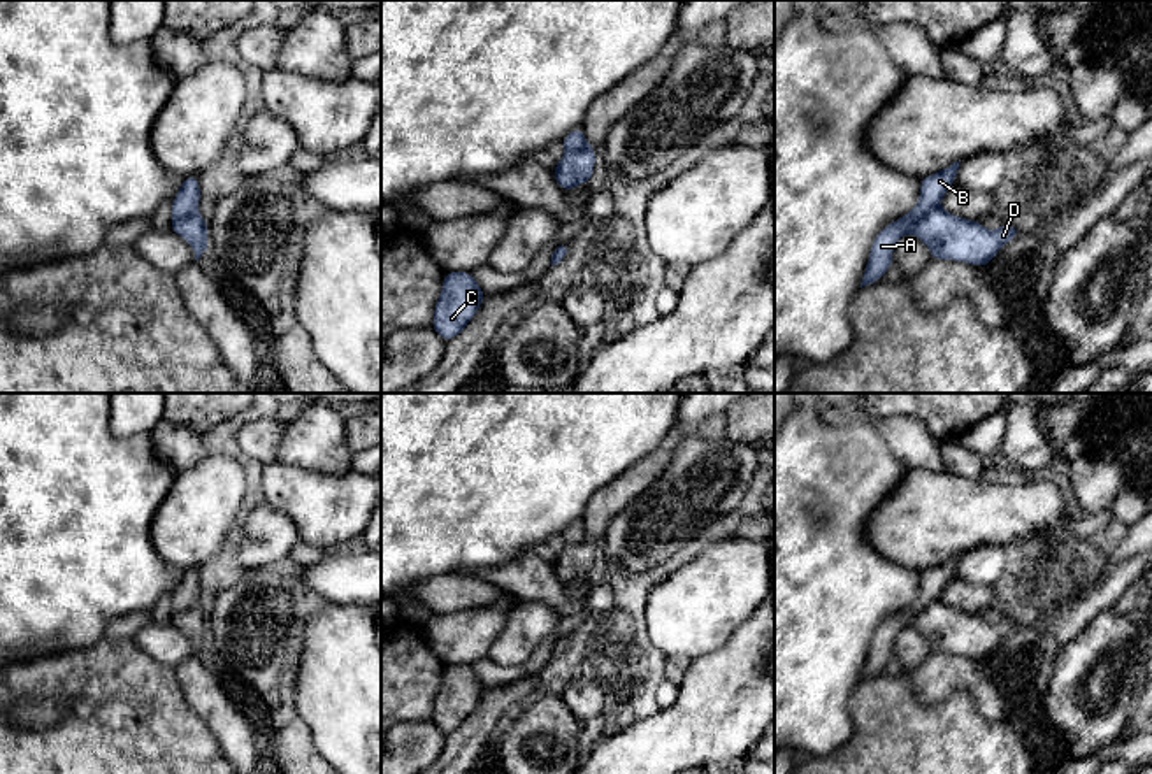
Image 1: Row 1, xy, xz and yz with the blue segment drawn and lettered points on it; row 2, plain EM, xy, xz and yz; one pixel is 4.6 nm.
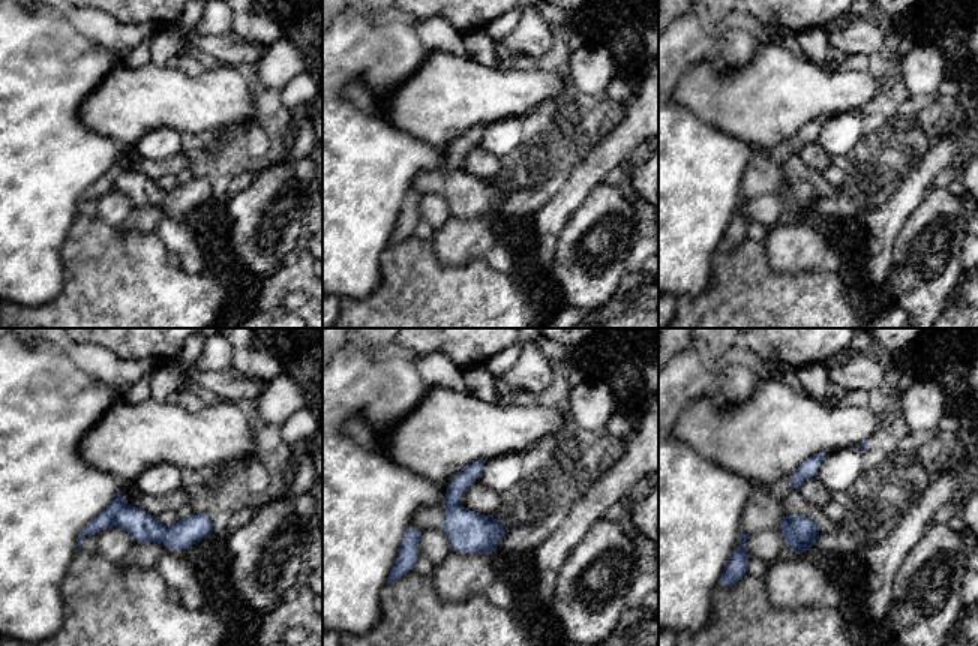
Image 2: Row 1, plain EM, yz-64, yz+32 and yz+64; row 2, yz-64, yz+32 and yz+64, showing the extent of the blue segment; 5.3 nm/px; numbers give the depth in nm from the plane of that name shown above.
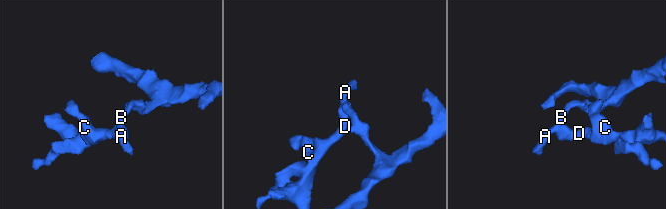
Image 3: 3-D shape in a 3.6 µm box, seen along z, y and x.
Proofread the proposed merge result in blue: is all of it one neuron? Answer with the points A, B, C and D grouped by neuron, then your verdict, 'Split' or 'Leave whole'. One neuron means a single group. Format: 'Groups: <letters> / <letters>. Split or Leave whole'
Groups: A B / C D. Split

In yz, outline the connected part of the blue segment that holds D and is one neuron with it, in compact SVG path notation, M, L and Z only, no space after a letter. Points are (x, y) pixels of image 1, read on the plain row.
M934 600L915 616L911 627L927 637L932 653L987 660L1001 639L1020 627L1020 621L1003 616L990 625L980 614L969 614Z

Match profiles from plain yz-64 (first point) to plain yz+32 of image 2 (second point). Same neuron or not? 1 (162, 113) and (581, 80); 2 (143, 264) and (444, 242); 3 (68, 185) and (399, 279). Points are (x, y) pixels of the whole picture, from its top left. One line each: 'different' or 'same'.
1: different
2: different
3: different

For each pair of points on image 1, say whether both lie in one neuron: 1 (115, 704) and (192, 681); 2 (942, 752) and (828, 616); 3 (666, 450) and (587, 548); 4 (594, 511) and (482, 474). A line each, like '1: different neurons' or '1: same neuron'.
1: different neurons
2: different neurons
3: same neuron
4: different neurons

